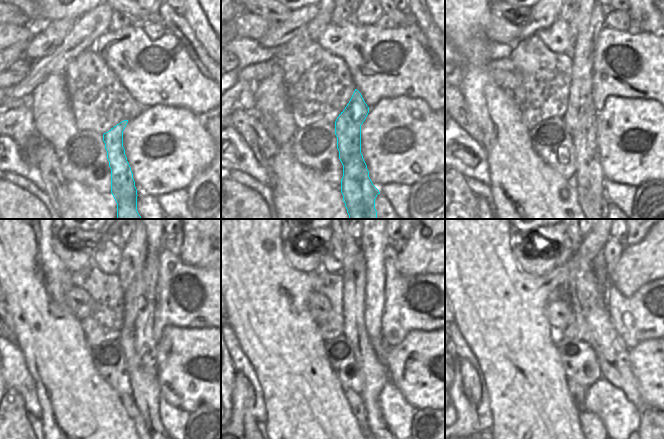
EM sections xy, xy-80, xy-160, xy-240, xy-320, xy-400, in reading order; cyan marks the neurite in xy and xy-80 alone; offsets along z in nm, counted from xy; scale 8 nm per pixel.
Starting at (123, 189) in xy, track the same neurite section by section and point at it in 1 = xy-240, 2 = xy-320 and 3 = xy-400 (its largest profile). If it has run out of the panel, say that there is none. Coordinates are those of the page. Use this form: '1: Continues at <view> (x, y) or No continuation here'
1: Continues at xy-240 (141, 297)
2: Continues at xy-320 (374, 239)
3: Continues at xy-400 (599, 268)

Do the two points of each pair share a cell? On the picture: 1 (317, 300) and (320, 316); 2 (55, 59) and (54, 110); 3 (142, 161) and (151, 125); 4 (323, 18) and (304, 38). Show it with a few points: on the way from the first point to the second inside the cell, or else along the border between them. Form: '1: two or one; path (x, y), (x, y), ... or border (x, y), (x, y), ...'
1: one; path (318, 304), (320, 312)
2: two; border (64, 71), (50, 73), (35, 86)
3: one; path (140, 152), (139, 146), (147, 134)
4: one; path (319, 23), (309, 33)

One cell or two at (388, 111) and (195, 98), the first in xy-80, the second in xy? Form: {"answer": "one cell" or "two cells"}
{"answer": "two cells"}

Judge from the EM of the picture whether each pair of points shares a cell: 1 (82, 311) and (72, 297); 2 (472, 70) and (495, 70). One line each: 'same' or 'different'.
1: same
2: different

